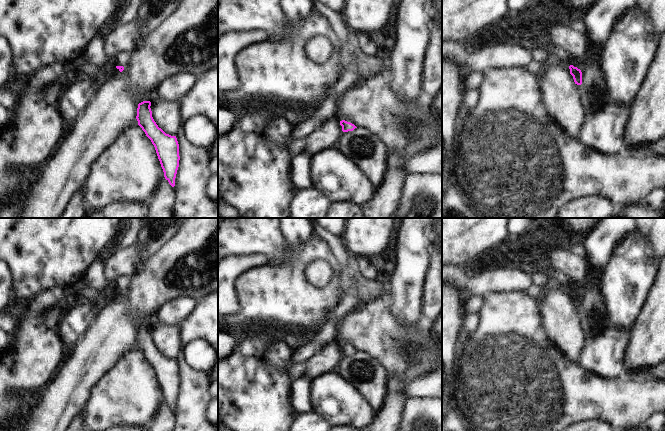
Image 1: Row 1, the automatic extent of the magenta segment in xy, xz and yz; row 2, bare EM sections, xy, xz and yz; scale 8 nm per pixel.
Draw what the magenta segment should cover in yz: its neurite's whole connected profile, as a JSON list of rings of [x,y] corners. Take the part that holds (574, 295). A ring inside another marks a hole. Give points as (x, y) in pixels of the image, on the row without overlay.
[[[553,268],[541,269],[540,273],[545,274],[550,280],[553,280],[556,284],[566,288],[570,293],[570,298],[573,300],[574,306],[577,309],[582,308],[582,296],[577,291],[574,291],[574,280],[564,274],[563,272],[557,272]]]

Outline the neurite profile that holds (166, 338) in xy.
[[[154,322],[151,325],[152,341],[159,352],[166,358],[176,360],[182,351],[180,325],[164,325]]]

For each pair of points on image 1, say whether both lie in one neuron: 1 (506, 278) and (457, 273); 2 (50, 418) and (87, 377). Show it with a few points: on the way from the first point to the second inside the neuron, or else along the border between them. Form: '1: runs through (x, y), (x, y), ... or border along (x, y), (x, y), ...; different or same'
1: runs through (494, 280), (469, 282); same
2: runs through (56, 408), (77, 387); same

